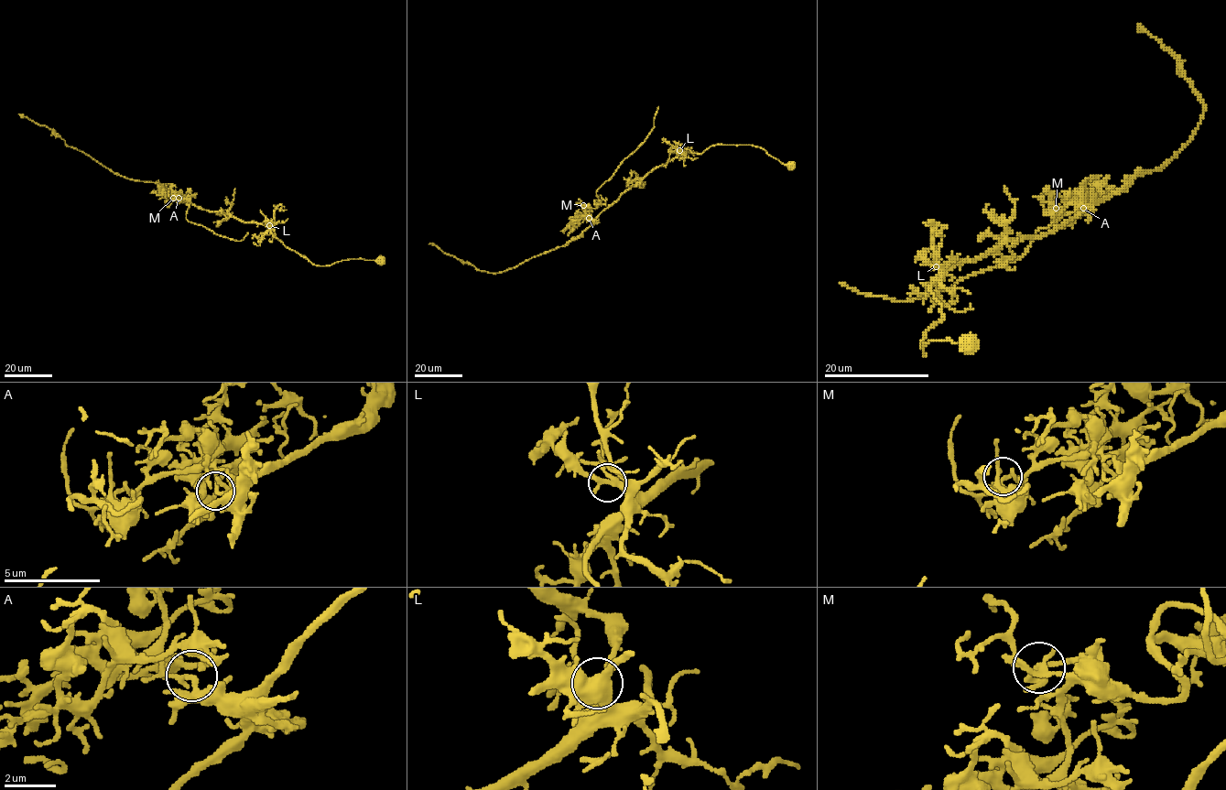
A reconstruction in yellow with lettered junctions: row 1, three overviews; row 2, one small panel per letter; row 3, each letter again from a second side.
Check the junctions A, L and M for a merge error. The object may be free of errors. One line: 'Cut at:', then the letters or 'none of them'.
Cut at: A

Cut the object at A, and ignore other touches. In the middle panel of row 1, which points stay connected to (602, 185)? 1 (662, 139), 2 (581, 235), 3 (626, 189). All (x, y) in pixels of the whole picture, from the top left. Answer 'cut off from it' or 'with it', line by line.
1: cut off from it
2: cut off from it
3: cut off from it

